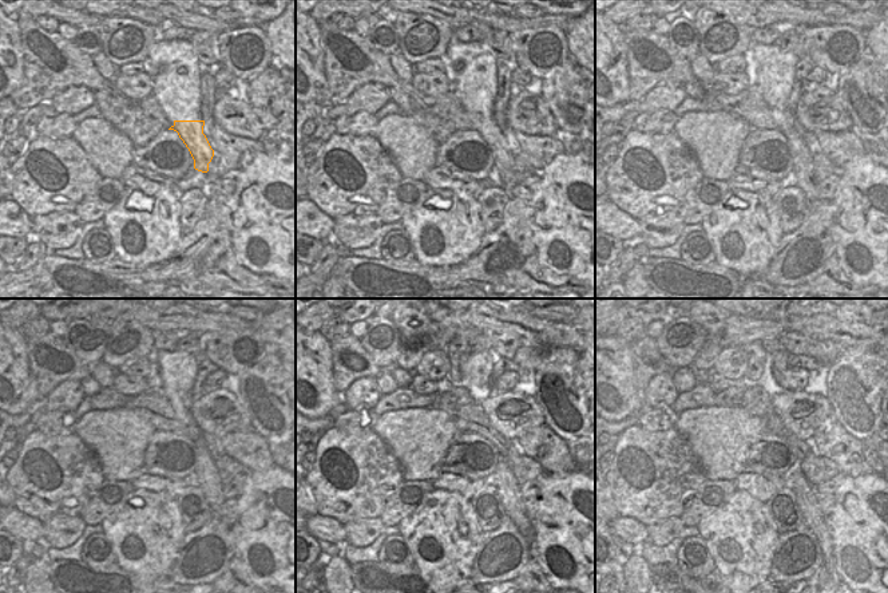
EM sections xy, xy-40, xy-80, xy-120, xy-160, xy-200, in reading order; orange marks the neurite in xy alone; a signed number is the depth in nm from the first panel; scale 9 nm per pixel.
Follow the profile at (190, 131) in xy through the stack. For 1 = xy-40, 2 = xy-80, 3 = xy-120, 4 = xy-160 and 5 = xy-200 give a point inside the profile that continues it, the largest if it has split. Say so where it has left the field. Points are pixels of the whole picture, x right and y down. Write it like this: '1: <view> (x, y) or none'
1: xy-40 (502, 176)
2: xy-80 (801, 176)
3: xy-120 (205, 475)
4: xy-160 (503, 479)
5: xy-200 (808, 501)

